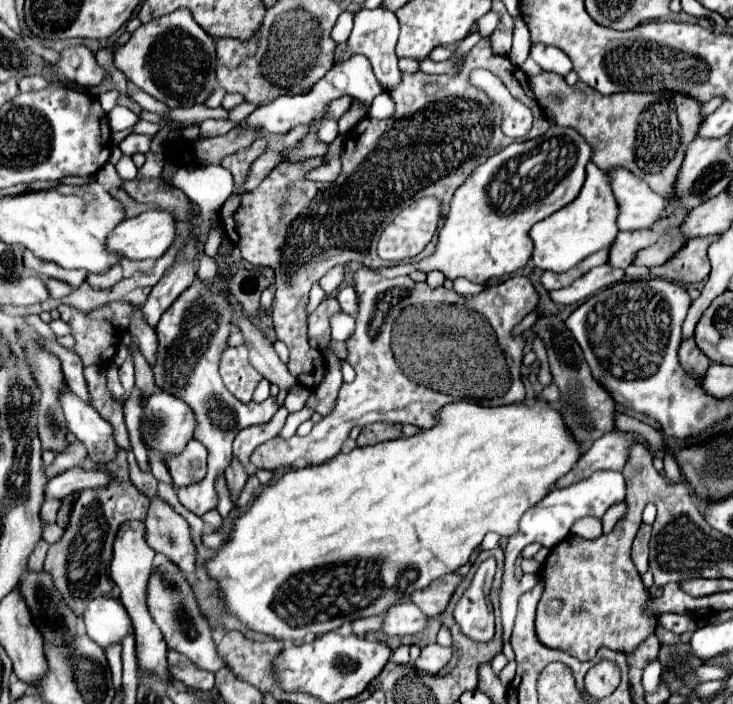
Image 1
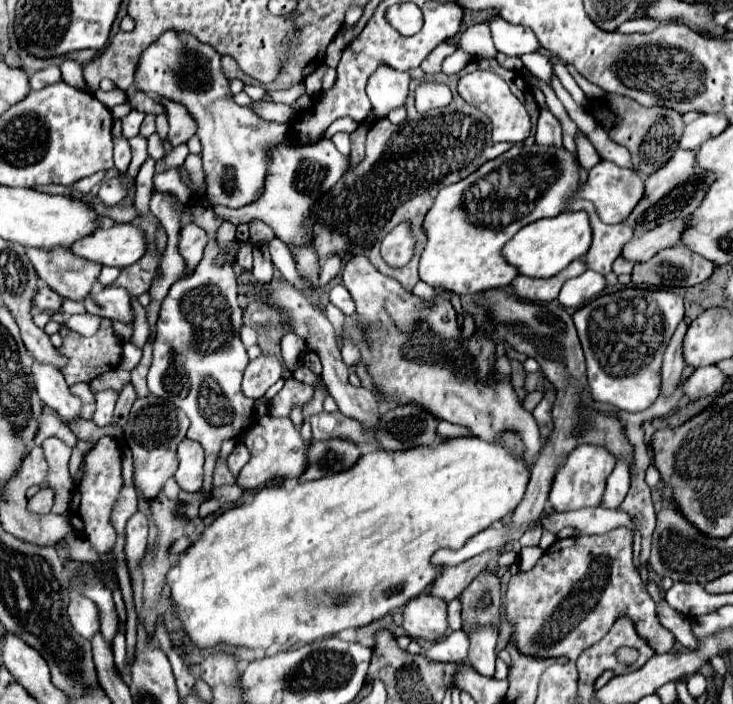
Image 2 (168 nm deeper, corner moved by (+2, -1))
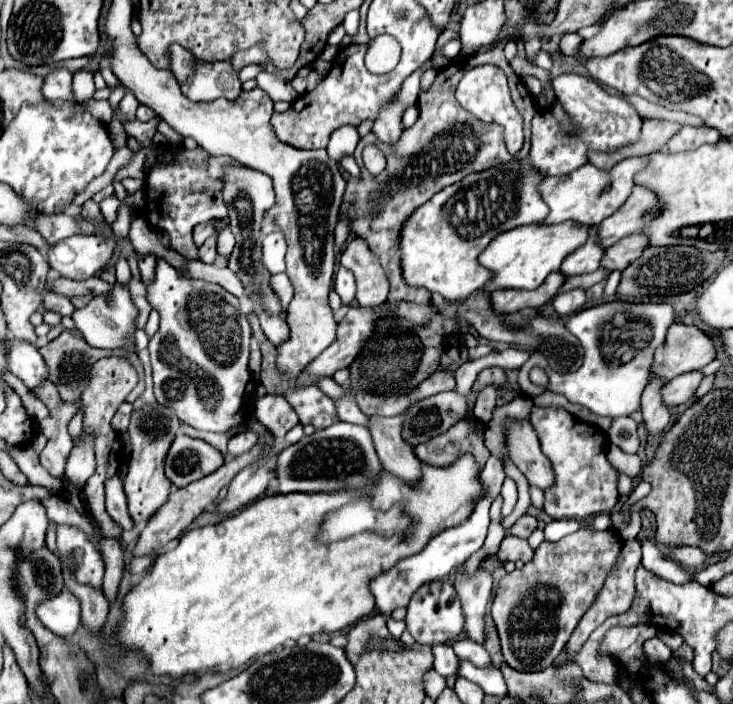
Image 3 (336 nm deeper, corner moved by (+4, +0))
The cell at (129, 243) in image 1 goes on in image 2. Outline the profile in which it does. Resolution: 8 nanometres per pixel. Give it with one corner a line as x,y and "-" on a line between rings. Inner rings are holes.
131,222
115,224
111,228
99,228
95,234
81,238
73,244
71,252
99,262
101,266
127,268
145,256
147,238
145,232

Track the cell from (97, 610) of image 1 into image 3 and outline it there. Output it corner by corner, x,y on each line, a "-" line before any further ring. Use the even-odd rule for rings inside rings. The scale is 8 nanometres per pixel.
67,589
51,599
45,599
41,605
37,605
35,613
37,619
59,637
71,637
81,623
79,599

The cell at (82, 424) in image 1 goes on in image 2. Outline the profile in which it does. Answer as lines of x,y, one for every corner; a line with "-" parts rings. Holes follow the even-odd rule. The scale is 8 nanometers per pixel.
33,364
33,378
37,394
43,398
43,402
53,408
63,420
73,422
79,418
81,402
69,392
69,384
65,382
63,374
49,364

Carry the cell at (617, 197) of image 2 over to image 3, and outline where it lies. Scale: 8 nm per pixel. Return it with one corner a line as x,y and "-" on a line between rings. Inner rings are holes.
629,157
625,161
627,163
617,163
609,171
597,169
595,165
587,163
581,169
577,169
565,177
545,177
541,181
541,185
537,187
537,191
541,193
543,201
549,205
551,211
545,217
545,221
541,221
541,225
563,223
569,219
569,221
593,227
593,225
599,225
605,217
613,215
627,201
627,197
635,185
633,183
635,171
641,171
647,165
647,157

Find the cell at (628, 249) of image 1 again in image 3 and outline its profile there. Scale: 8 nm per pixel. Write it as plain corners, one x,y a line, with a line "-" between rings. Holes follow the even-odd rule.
591,227
587,243
577,247
573,253
569,253
569,257
565,257
565,261
563,261
561,269
559,269
561,273
565,273
565,277
593,273
593,271
599,269
599,261
603,257
603,249
597,243
595,235
597,235
597,227

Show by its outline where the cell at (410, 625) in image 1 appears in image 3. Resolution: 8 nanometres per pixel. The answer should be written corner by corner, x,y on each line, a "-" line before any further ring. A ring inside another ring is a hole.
431,581
429,585
423,585
409,601
407,605
407,631
415,637
421,645
439,645
457,639
465,631
465,615
461,609
461,599
457,597
457,591
453,583
447,581

